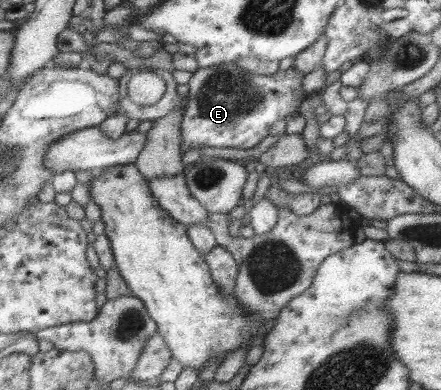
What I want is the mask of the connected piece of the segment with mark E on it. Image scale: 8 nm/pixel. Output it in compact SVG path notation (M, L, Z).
M220 63L210 67L200 67L192 73L188 80L187 100L183 105L180 127L181 155L186 149L198 147L234 147L240 149L252 148L268 136L268 128L274 121L284 120L286 115L298 113L298 106L303 100L303 75L296 69L282 71L279 69L273 75L254 75L248 73L235 63Z

